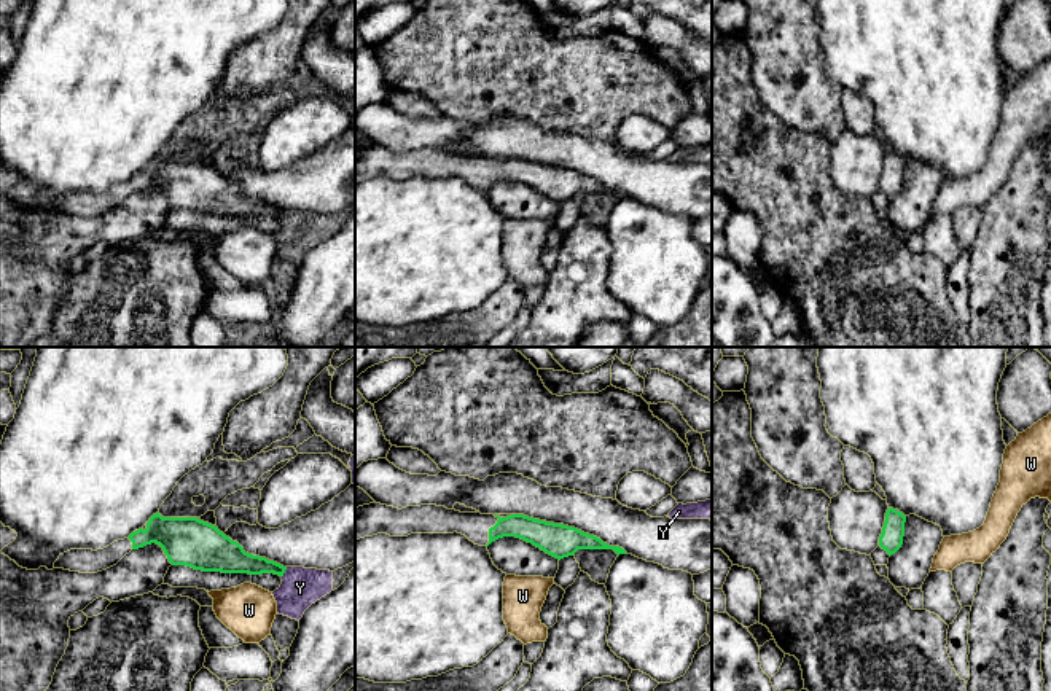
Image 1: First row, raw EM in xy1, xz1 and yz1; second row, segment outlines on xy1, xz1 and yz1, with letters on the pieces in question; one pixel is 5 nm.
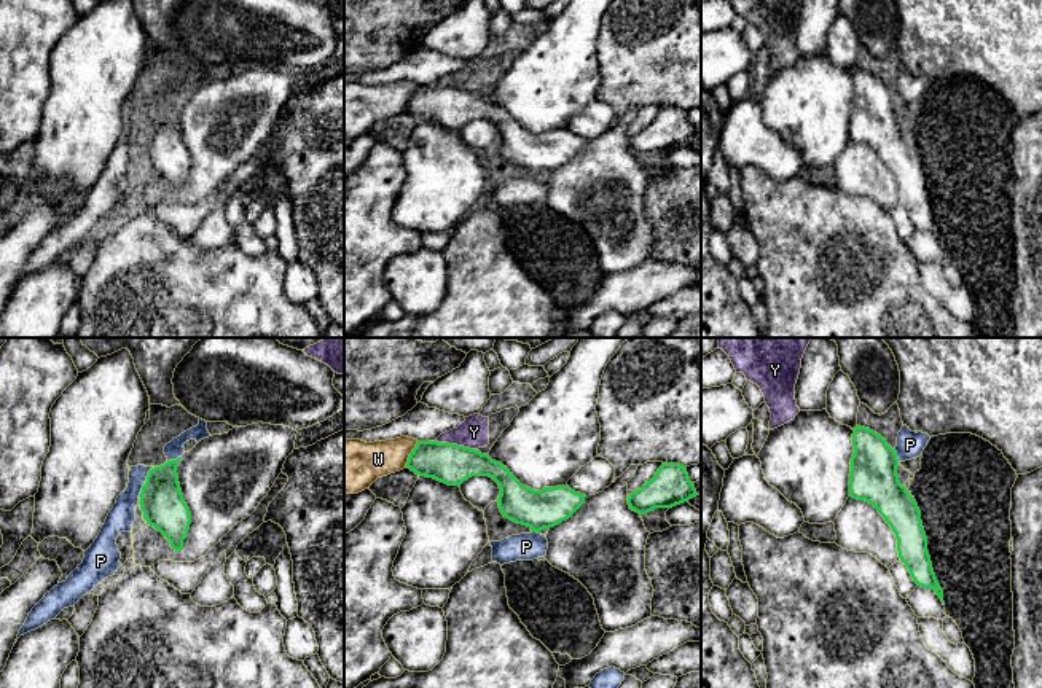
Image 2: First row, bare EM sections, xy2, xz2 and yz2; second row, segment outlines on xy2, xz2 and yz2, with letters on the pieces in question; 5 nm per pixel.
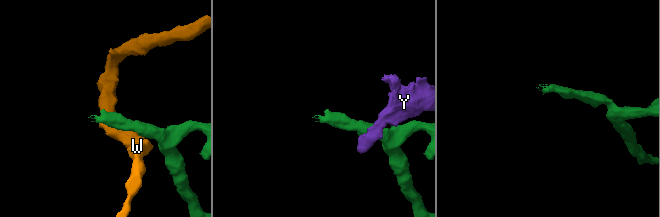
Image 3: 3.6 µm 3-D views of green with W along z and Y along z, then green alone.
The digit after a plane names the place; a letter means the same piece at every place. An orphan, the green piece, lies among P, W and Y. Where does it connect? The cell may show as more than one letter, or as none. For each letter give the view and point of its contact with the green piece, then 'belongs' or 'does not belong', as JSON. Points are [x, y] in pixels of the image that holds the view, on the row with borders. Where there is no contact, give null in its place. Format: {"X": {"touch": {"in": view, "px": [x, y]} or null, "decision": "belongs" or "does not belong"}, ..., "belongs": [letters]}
{"P": {"touch": {"in": "xy2", "px": [148, 473]}, "decision": "does not belong"}, "W": {"touch": {"in": "xz2", "px": [410, 454]}, "decision": "does not belong"}, "Y": {"touch": {"in": "xz2", "px": [456, 445]}, "decision": "does not belong"}, "belongs": []}

